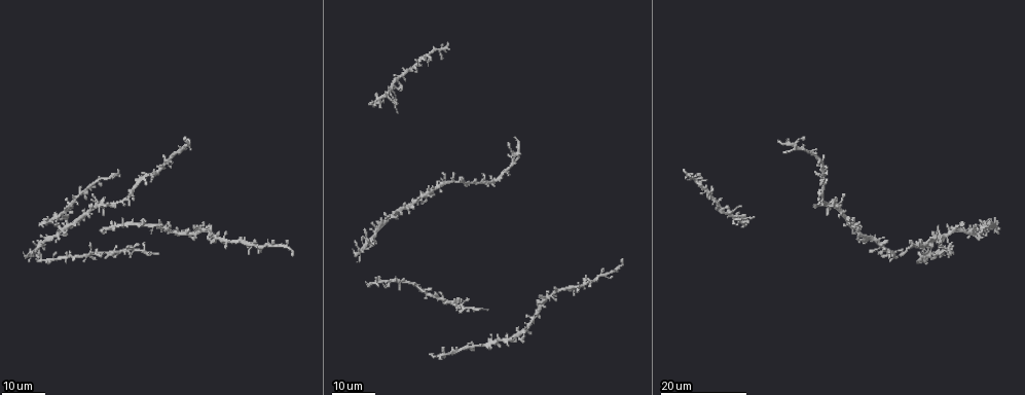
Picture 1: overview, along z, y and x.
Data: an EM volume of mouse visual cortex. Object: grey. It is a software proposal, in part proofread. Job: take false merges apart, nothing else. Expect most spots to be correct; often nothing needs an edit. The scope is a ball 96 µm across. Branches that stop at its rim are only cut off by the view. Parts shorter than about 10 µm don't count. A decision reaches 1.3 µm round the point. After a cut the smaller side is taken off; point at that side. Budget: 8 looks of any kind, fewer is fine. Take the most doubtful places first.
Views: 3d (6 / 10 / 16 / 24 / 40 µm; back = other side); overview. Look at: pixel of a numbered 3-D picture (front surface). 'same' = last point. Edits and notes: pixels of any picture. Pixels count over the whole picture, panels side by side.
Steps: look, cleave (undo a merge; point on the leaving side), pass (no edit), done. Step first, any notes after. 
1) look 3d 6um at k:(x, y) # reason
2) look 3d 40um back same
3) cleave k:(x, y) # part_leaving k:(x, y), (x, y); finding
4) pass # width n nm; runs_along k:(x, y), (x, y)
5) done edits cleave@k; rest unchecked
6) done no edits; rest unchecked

look 3d 16um at 1:(445, 180) # thin arm on a thick one

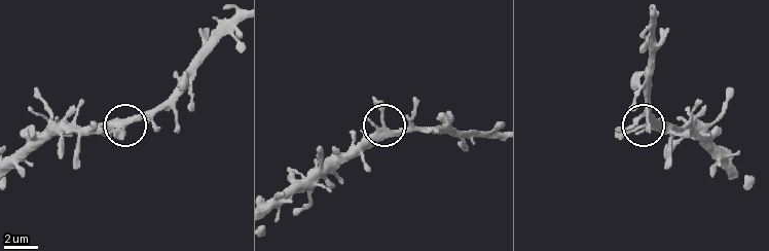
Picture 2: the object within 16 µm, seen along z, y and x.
look 3d 10um at 2:(644, 126) # closer look

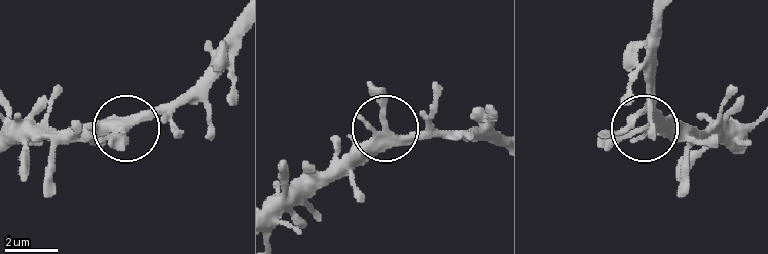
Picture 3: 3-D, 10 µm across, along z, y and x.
look 3d 10um back at 3:(125, 128)

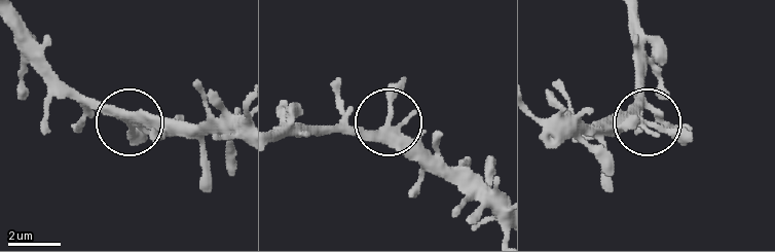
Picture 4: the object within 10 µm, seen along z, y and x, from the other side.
pass # width 300 nm; one neuron here

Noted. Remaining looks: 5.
look 3d 24um at 1:(493, 342) # four arms meet

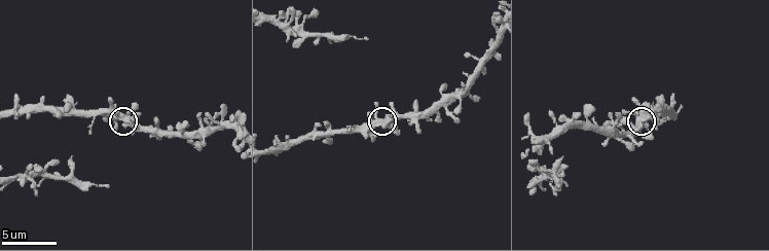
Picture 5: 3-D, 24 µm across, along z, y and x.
look 3d 10um at 5:(377, 125)

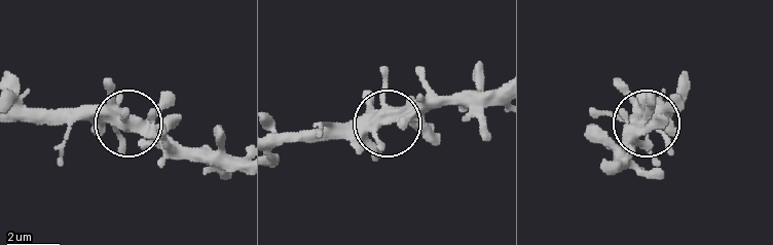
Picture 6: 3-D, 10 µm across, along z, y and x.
look 3d 6um at 6:(386, 119) # closer look

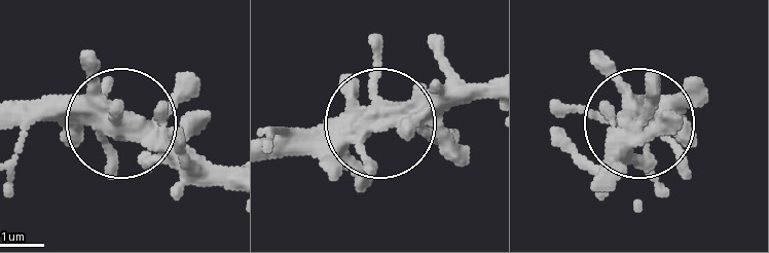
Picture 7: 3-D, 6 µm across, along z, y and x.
pass # one neuron here

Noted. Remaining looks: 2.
look 3d 24um at 1:(812, 154) # thick turns thin

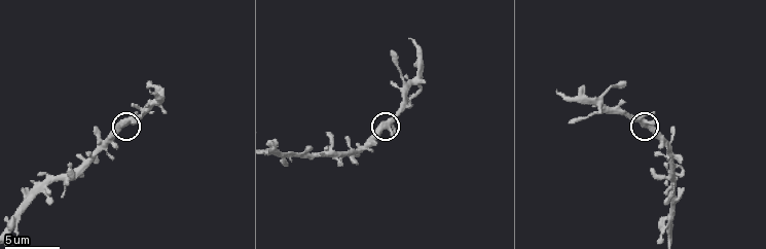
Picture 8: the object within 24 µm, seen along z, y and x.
look 3d 6um at 8:(125, 121)

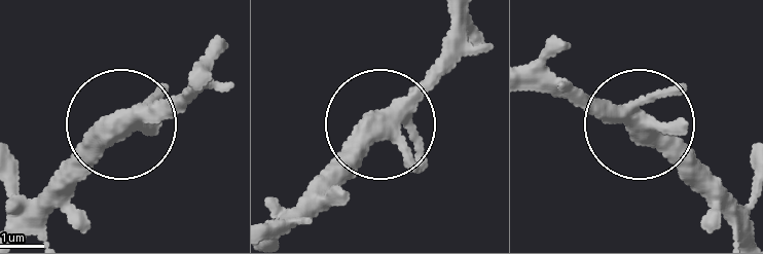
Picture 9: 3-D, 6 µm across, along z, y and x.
pass # runs_along 9:(275, 229), (459, 44); all the same neuron

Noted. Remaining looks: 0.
done no edits; rest unchecked

